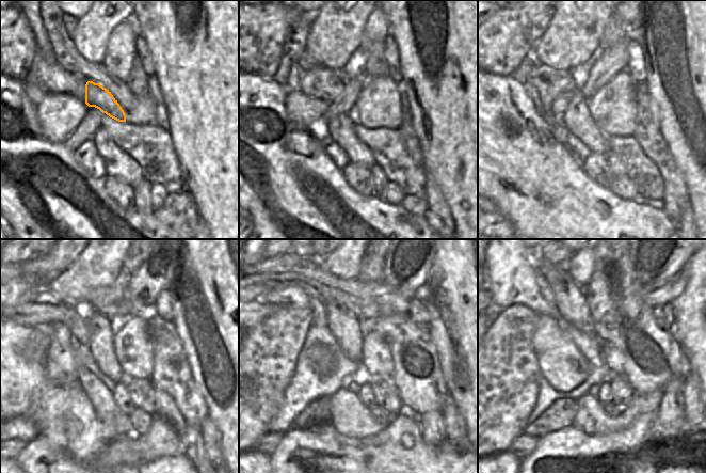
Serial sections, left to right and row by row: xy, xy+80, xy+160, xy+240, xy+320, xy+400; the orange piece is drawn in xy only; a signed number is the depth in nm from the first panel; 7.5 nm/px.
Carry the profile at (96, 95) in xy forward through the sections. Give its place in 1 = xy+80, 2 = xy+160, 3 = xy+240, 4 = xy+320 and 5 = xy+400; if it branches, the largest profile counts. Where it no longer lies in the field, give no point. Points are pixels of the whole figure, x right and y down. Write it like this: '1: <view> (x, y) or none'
1: xy+80 (323, 83)
2: xy+160 (550, 82)
3: xy+240 (32, 314)
4: xy+320 (260, 310)
5: none

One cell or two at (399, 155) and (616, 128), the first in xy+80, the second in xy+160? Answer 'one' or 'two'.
two

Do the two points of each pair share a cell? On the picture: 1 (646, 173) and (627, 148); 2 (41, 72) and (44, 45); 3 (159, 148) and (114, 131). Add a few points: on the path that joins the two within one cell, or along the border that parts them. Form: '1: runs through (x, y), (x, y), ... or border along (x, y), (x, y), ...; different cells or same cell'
1: runs through (640, 167), (631, 155); same cell
2: border along (36, 52), (48, 61), (54, 62); different cells
3: runs through (148, 145), (125, 136); same cell

